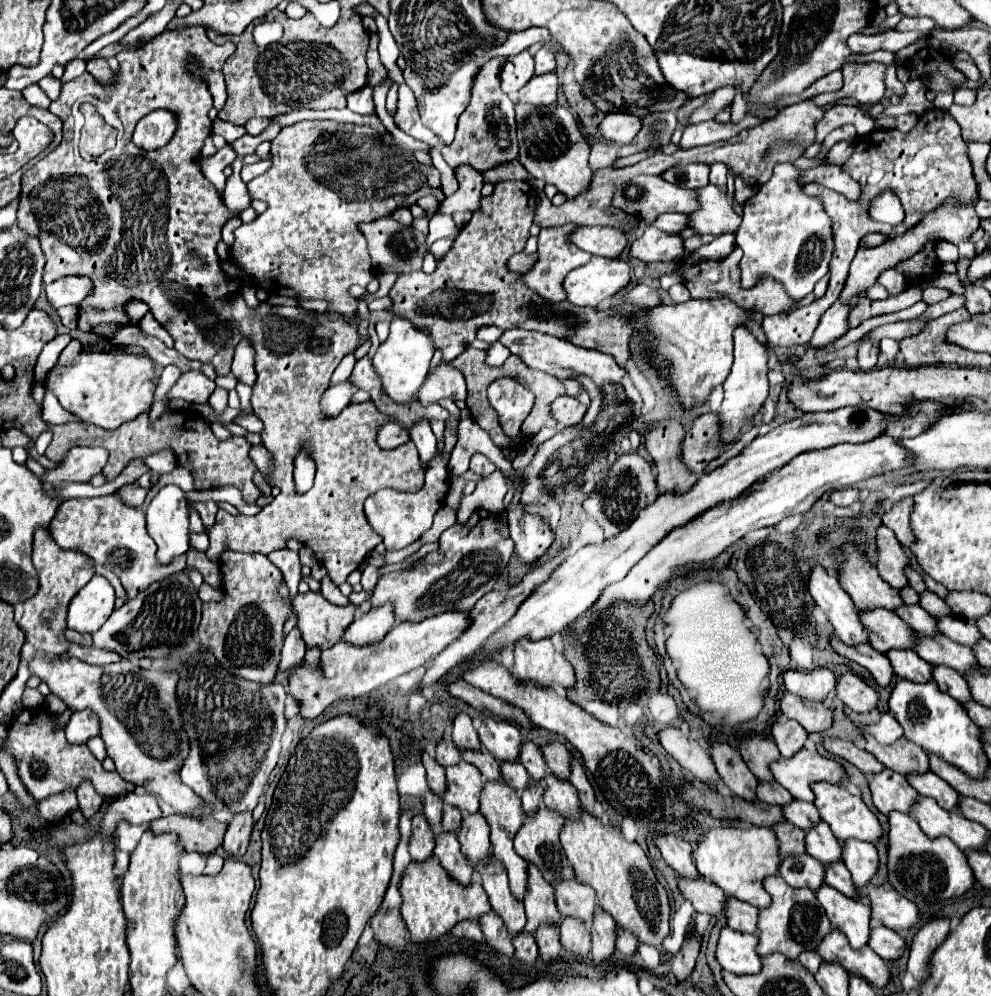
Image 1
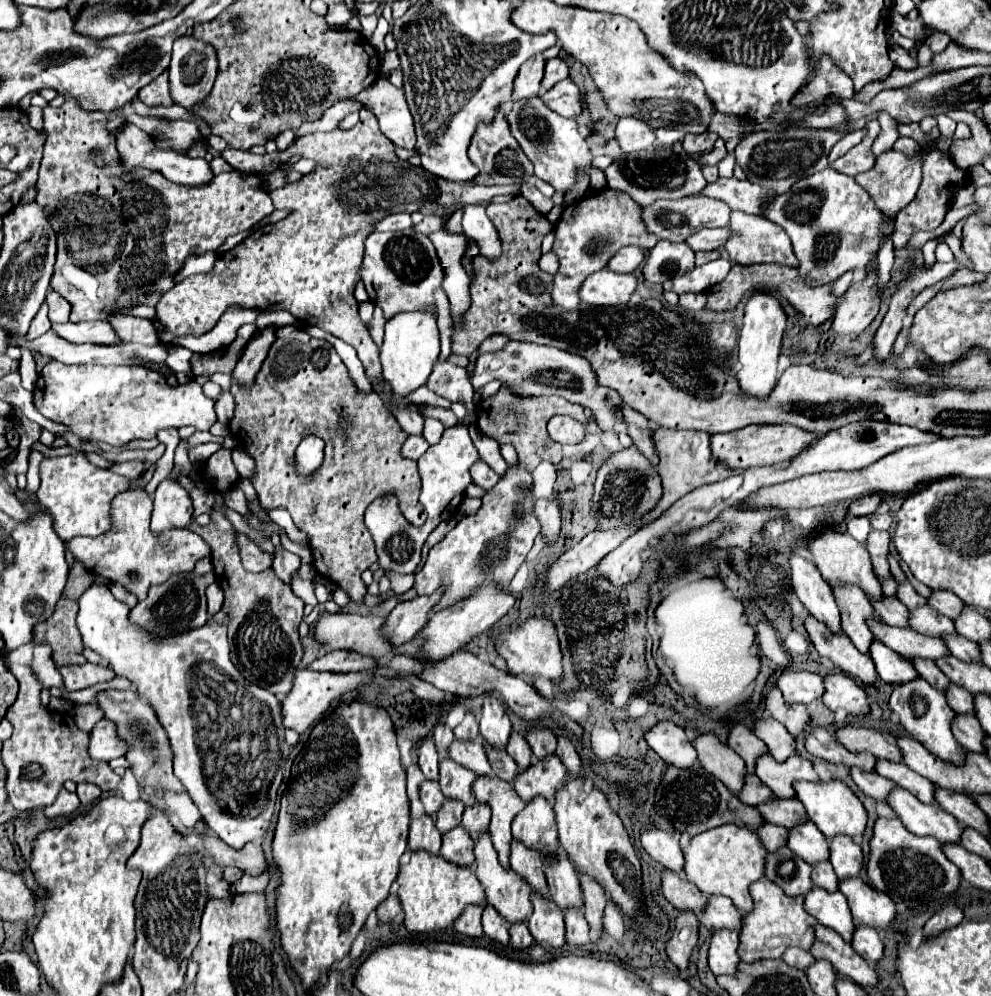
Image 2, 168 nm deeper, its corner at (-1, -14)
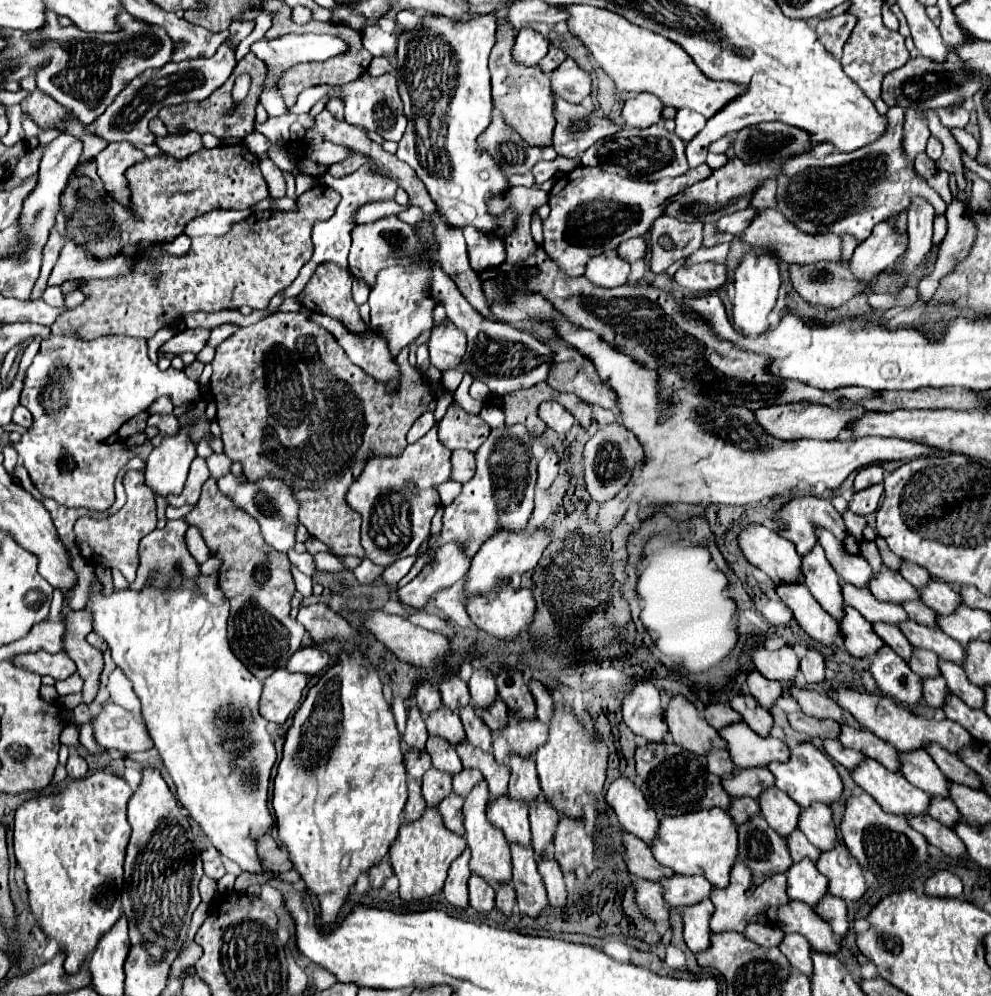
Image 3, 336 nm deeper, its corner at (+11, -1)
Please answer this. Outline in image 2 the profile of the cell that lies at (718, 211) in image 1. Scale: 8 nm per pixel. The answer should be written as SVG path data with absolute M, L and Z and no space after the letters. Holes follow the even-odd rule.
M732 212L732 222L728 224L728 228L732 230L732 236L728 238L724 248L730 254L730 258L734 258L736 262L740 262L740 264L776 262L776 264L792 266L792 268L798 266L788 234L784 232L784 228L770 222L768 218L764 218L764 216L748 216L744 212Z

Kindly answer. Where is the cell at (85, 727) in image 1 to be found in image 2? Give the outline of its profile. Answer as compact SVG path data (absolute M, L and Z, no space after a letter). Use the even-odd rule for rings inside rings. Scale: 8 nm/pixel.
M104 718L94 726L90 734L88 752L94 760L104 760L104 762L110 762L112 758L120 758L128 752L128 744L116 732L116 722Z

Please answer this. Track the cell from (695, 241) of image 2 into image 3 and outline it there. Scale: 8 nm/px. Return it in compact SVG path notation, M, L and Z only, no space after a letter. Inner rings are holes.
M748 207L748 209L744 209L744 211L736 211L736 213L732 213L732 215L724 215L724 217L716 223L716 231L738 235L738 233L742 233L742 231L748 227L748 223L752 221L754 213L756 213L756 209L750 209L750 207Z

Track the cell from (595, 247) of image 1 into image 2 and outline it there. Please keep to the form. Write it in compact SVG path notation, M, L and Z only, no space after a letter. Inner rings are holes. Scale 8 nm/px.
M628 246L624 250L620 250L612 262L608 262L608 268L614 272L634 272L646 258L644 248L640 246Z

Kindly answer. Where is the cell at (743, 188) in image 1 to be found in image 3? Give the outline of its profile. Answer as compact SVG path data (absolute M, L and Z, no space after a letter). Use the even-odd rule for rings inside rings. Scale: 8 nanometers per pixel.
M842 13L838 17L824 19L816 25L816 35L820 37L820 43L828 47L828 53L832 53L836 61L842 59L842 47L854 29L854 23L856 23L856 17L852 15L848 17L846 13Z

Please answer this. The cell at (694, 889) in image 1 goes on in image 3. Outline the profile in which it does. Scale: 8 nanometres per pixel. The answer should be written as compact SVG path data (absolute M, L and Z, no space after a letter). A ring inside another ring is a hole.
M626 833L624 835L624 845L626 845L626 865L628 871L640 879L648 879L648 881L662 881L666 877L672 877L674 871L668 867L662 867L654 857L650 847L640 841L638 837Z

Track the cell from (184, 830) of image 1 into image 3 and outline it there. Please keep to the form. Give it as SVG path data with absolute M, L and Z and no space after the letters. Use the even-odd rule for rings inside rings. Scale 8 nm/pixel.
M264 835L260 837L260 841L256 843L258 847L258 857L264 869L268 871L288 871L292 869L292 863L288 859L288 853L272 839L272 835Z

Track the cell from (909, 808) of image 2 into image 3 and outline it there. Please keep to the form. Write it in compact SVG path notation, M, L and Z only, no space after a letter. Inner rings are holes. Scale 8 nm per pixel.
M864 759L864 763L852 771L852 777L868 795L872 795L880 803L880 807L886 813L904 815L904 817L906 815L924 815L928 811L930 801L932 801L932 797L926 791L922 791L922 789L914 787L912 783L908 783L902 773L892 773L892 771L884 769L880 763L876 763L872 759Z

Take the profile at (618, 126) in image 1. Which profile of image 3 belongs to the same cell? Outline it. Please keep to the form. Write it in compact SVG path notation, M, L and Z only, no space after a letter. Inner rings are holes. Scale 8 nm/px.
M650 93L632 95L622 107L624 125L638 129L646 129L648 125L654 125L660 119L660 113L662 113L662 103Z

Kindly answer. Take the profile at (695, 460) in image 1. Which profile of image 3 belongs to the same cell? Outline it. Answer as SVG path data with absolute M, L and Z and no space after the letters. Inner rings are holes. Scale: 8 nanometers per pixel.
M808 401L802 403L788 403L788 405L774 405L764 407L756 411L756 421L760 421L760 427L766 433L772 433L772 437L782 441L794 441L794 439L838 439L844 427L850 423L850 419L860 417L864 409L828 409L826 405L812 405Z

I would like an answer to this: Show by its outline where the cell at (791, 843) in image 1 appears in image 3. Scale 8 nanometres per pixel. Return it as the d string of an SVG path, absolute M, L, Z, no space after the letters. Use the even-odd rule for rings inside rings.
M740 797L740 799L732 799L728 813L738 825L742 825L742 823L750 821L752 817L760 815L760 805L758 805L758 801L752 801L750 797Z

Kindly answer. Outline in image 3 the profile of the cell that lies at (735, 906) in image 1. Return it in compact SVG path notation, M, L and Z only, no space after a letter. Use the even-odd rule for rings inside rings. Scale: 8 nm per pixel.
M674 875L670 879L664 879L662 885L664 885L664 899L670 907L696 905L696 901L710 899L710 893L714 889L712 883L708 883L700 875L694 875L694 877Z

